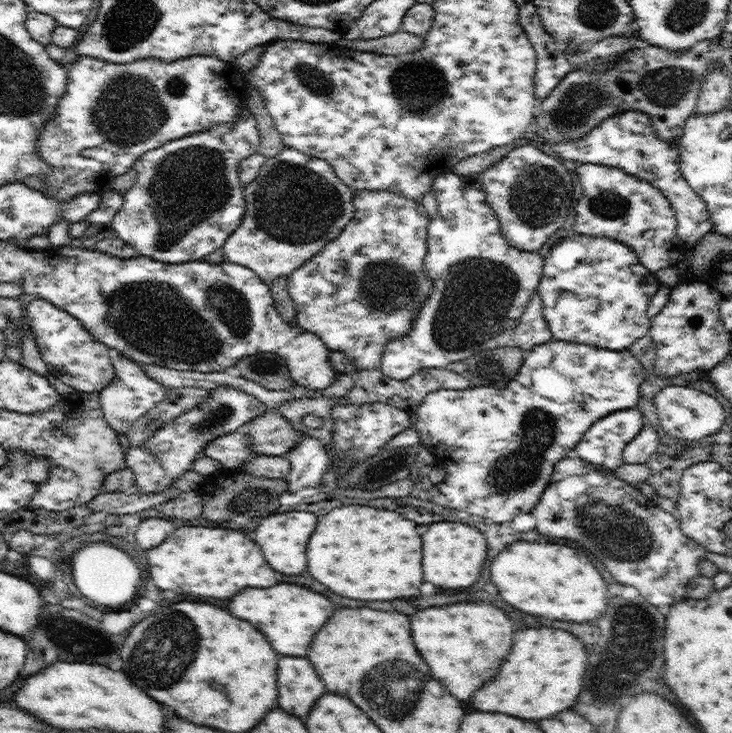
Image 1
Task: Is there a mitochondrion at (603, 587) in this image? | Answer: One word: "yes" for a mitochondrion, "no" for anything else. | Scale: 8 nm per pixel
no

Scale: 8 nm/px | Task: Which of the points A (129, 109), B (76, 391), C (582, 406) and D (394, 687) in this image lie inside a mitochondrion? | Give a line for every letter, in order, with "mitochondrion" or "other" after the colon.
A: mitochondrion
B: other
C: mitochondrion
D: mitochondrion

